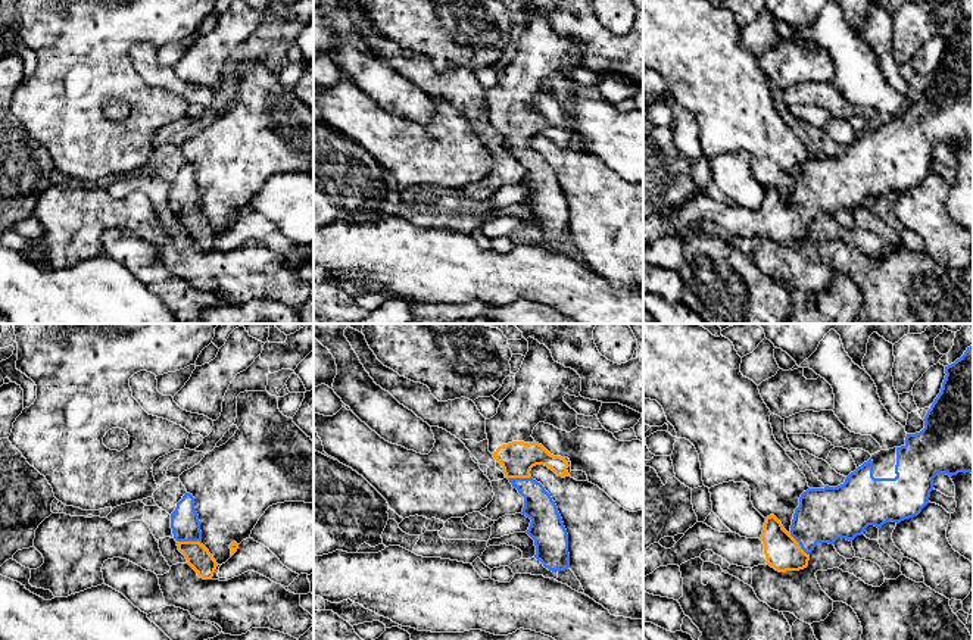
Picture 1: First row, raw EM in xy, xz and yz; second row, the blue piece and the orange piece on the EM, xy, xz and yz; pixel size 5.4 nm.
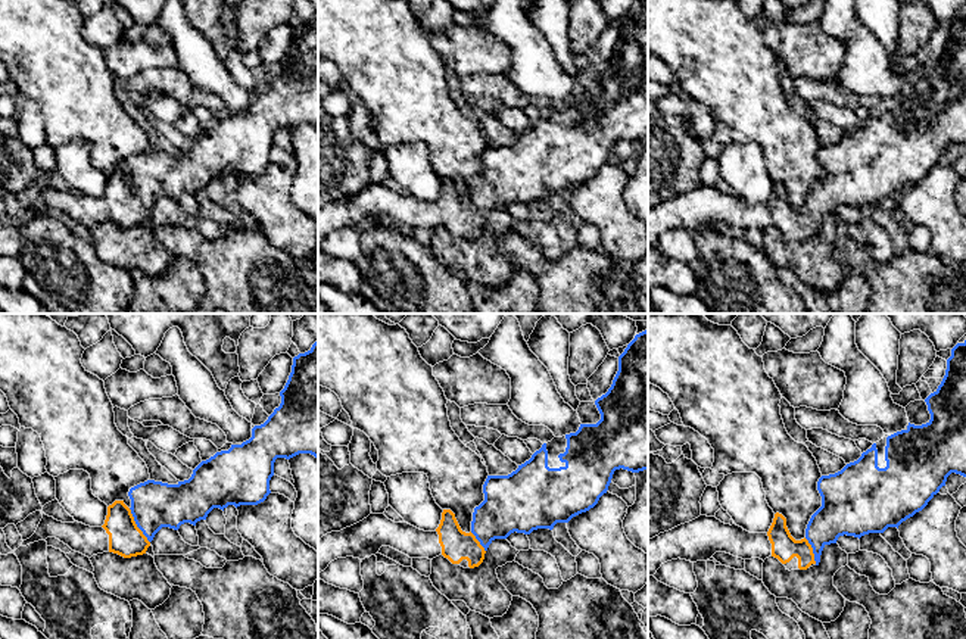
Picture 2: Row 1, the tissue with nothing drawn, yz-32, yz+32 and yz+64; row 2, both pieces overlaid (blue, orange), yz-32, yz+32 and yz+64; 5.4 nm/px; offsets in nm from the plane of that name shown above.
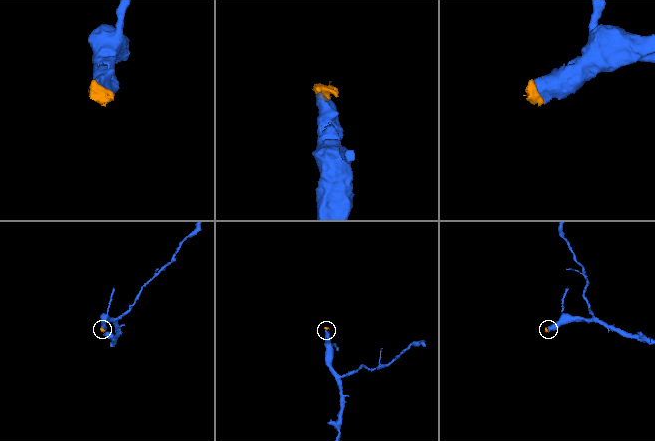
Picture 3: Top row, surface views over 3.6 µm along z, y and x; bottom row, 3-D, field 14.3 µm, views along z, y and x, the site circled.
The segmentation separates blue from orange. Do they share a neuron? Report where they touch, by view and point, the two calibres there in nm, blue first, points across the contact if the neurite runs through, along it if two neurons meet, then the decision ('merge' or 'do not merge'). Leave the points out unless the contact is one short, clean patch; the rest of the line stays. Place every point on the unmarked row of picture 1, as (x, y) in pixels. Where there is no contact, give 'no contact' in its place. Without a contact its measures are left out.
contact xy (189, 211); calibres 160 and 130 nm; way xy (184, 192), (189, 211), (197, 227); merge

